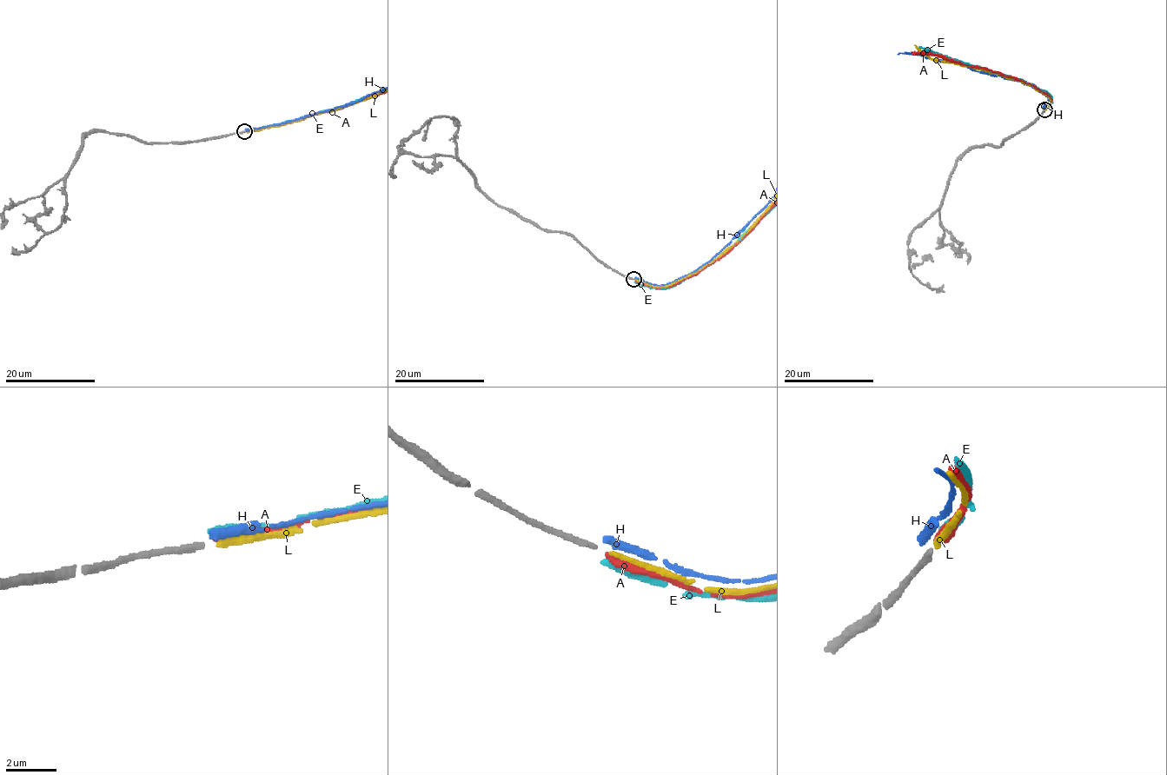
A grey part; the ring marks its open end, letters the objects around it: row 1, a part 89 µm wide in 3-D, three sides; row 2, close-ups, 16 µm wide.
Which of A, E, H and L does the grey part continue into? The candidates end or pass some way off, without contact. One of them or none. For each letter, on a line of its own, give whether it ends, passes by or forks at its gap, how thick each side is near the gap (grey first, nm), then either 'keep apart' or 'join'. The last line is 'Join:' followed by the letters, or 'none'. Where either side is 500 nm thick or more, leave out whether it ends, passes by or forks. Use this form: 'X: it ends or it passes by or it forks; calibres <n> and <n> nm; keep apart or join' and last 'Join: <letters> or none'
A: it ends; calibres 220 and 360 nm; keep apart
E: it ends; calibres 220 and 360 nm; keep apart
H: it ends; calibres 220 and 320 nm; keep apart
L: it ends; calibres 220 and 180 nm; join
Join: L

